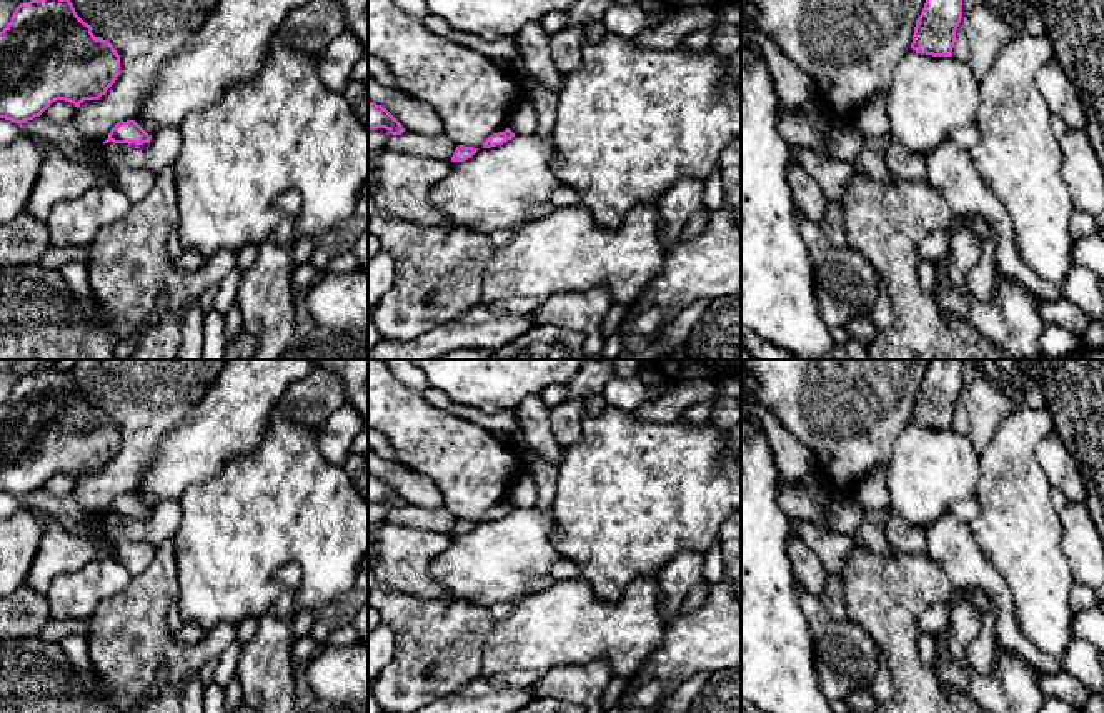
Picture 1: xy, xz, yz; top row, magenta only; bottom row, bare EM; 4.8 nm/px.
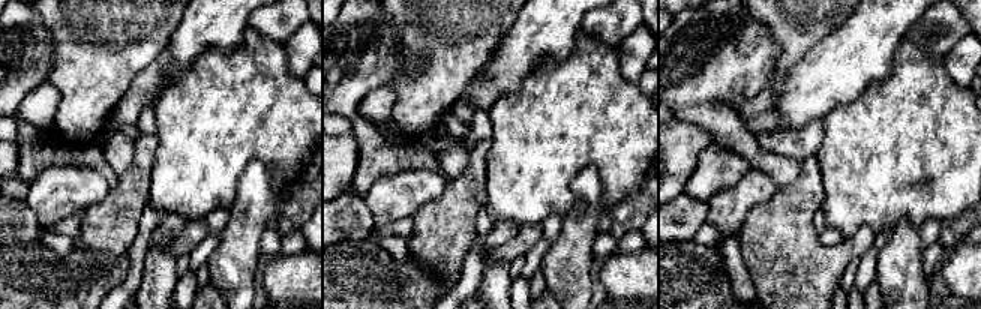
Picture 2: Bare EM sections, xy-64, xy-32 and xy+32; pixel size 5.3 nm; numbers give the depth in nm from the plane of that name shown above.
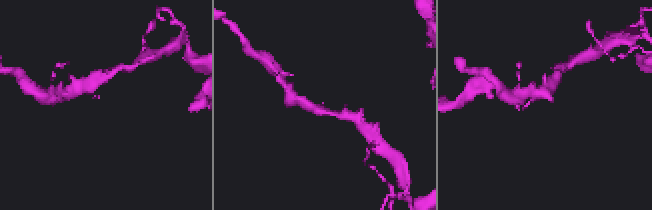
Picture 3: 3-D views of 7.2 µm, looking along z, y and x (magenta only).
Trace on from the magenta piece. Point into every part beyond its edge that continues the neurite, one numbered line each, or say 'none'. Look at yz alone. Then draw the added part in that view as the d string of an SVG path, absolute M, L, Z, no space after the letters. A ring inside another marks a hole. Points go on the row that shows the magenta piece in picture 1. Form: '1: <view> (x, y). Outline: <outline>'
1: yz (843, 142). Outline: M831 123L826 128L826 147L821 157L828 160L844 160L854 163L864 148L883 152L884 147L884 137L868 137L861 133L856 125L844 127Z

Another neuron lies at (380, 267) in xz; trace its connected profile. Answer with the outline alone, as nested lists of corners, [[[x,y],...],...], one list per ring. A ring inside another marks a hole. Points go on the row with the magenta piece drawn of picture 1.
[[[381,248],[368,260],[368,308],[375,310],[391,287],[393,260],[391,255]]]

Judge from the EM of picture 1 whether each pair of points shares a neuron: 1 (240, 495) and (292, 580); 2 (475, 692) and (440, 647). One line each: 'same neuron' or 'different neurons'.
1: different neurons
2: different neurons

